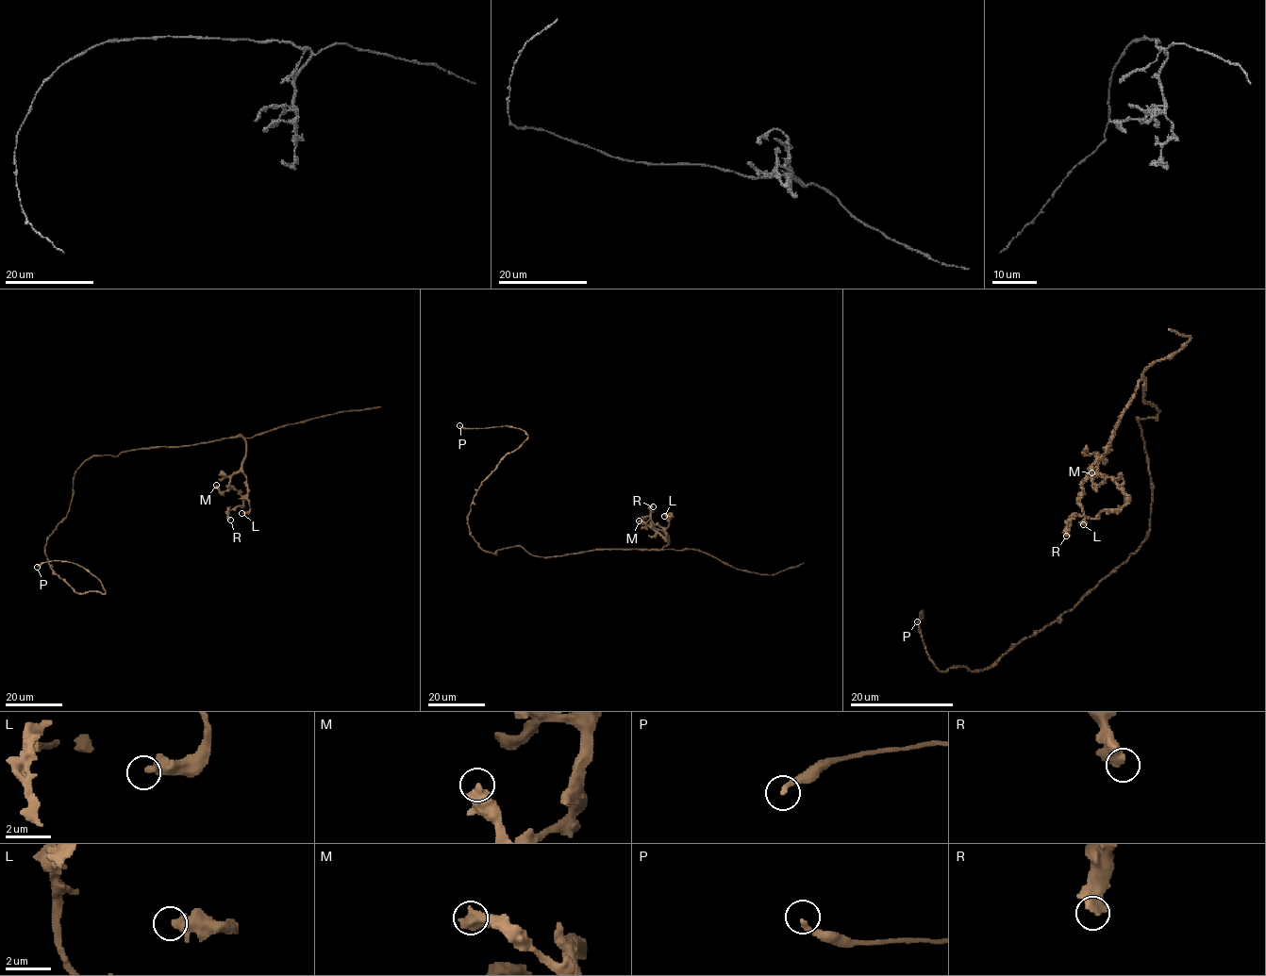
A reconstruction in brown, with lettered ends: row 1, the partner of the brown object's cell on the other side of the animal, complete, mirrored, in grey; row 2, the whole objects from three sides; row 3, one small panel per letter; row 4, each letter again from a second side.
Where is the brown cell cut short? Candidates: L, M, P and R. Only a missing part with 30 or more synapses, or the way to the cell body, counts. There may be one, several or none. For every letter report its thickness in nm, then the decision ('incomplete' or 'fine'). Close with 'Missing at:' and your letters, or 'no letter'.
L: 480 nm thick; fine
M: 400 nm thick; fine
P: 200 nm thick; fine
R: 400 nm thick; fine
Missing at: no letter

